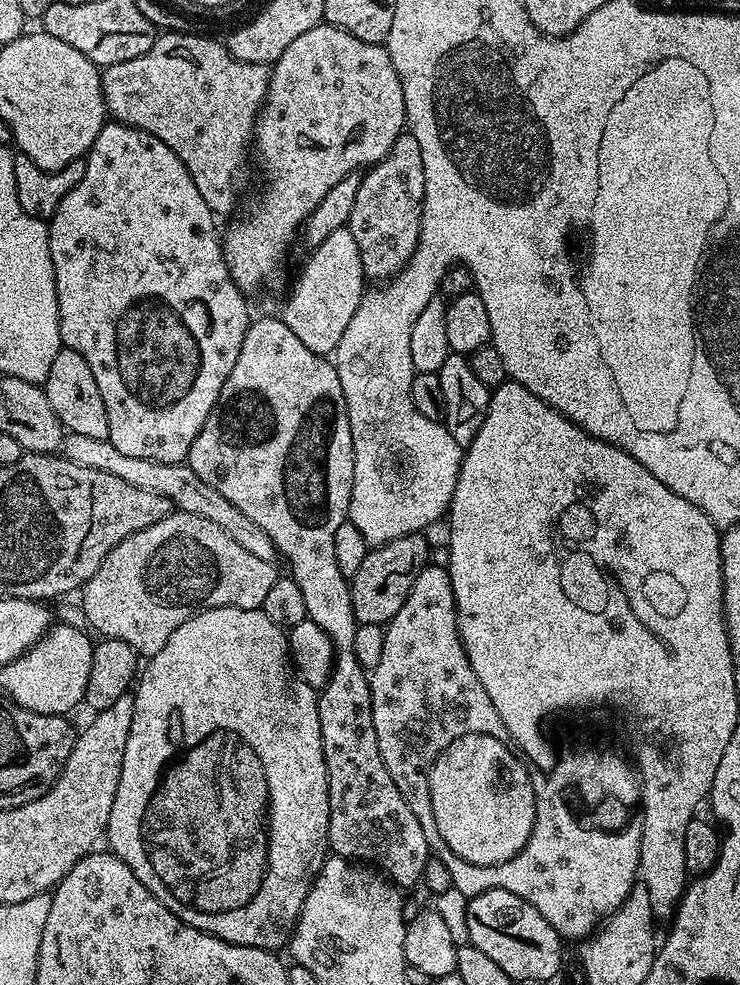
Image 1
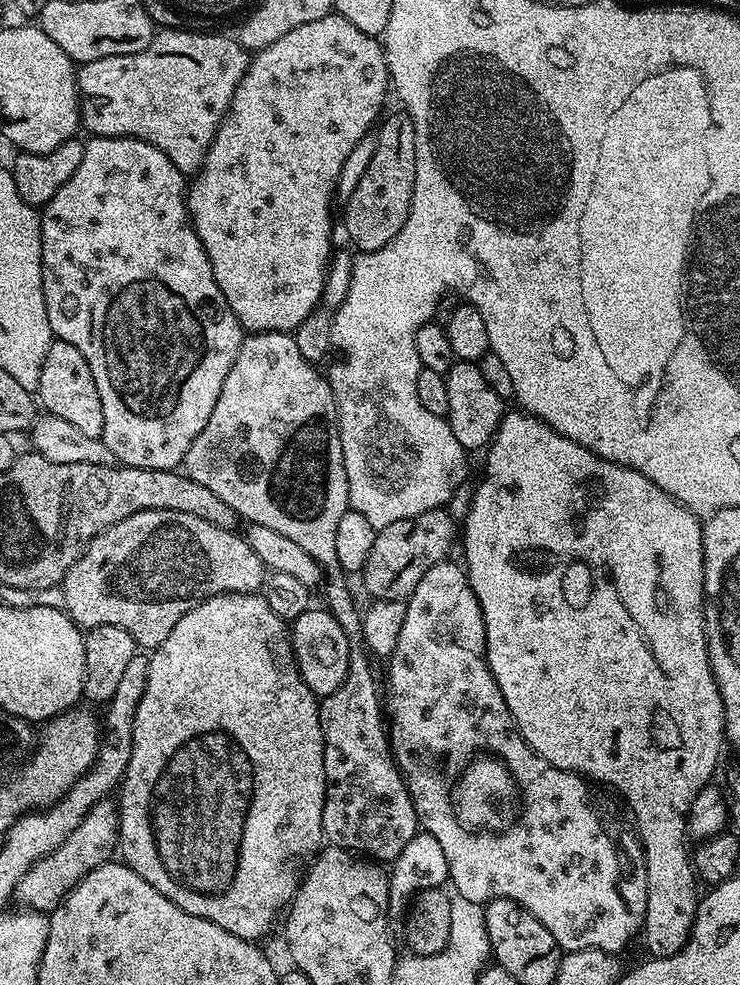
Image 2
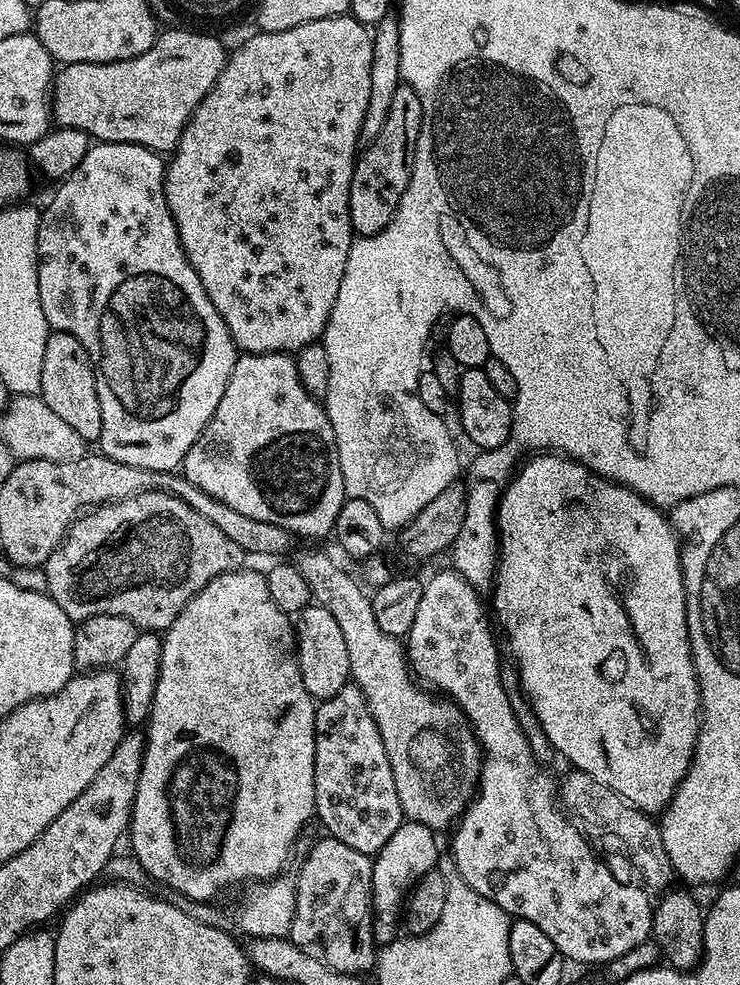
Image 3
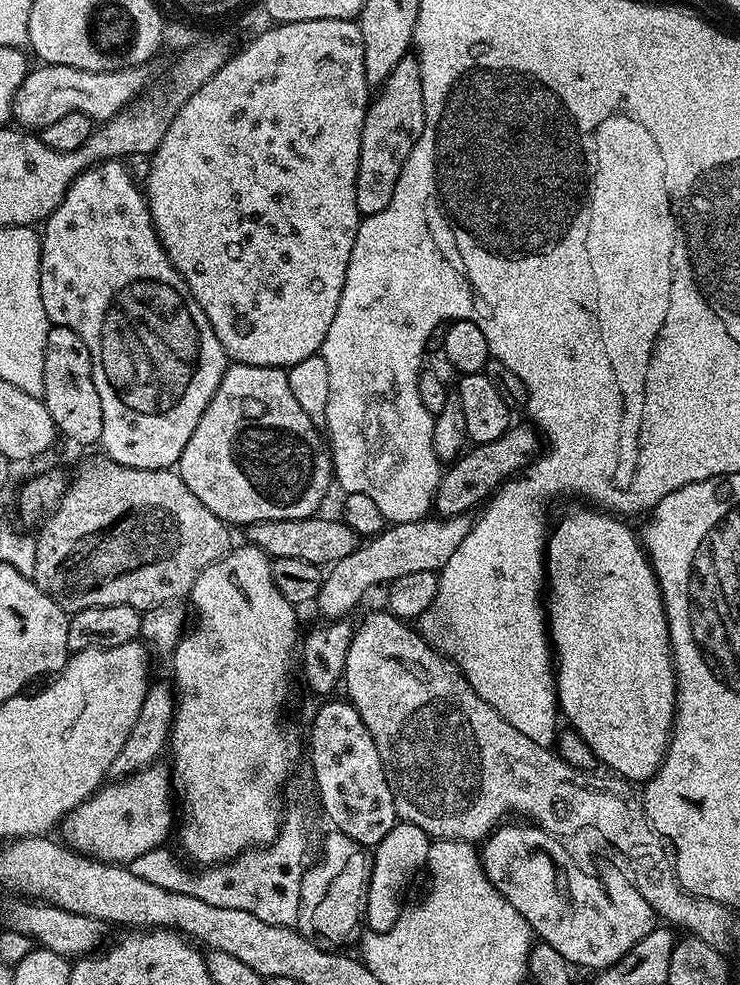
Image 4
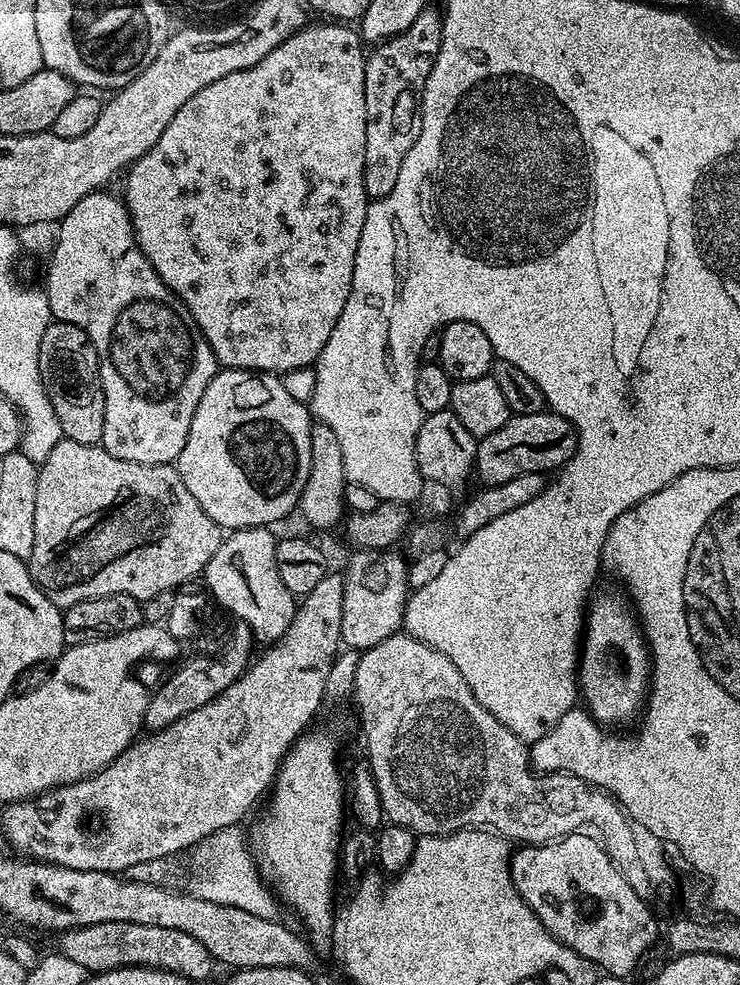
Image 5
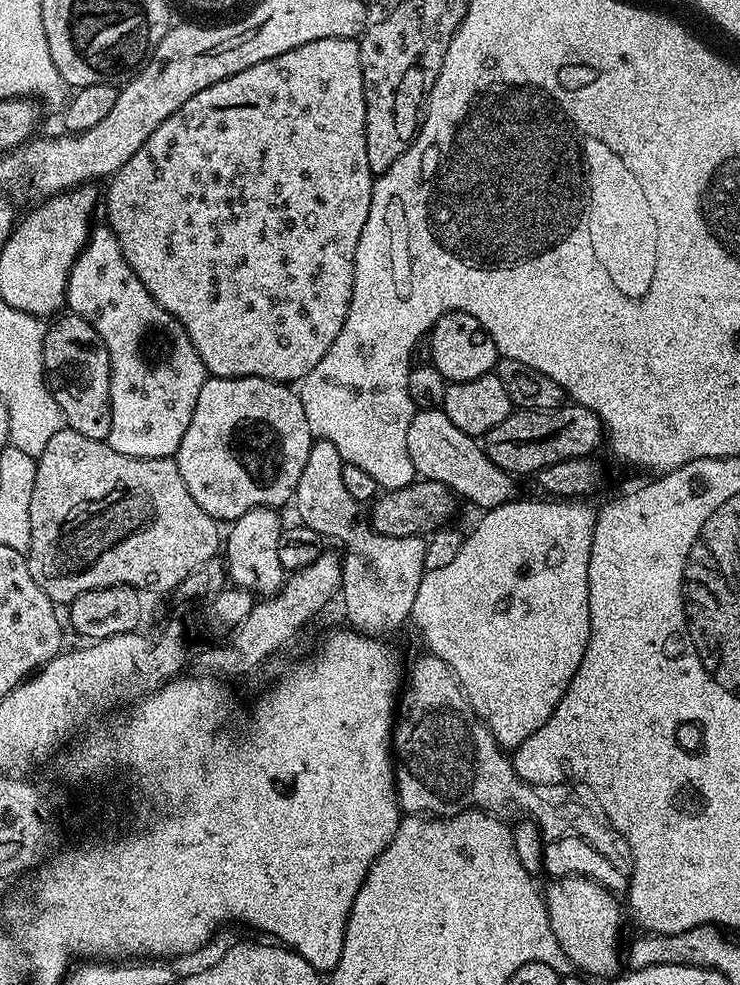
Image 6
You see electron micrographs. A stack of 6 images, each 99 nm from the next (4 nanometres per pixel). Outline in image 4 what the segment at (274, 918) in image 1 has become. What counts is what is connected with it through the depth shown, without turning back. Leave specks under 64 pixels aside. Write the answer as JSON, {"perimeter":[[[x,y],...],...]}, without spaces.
{"perimeter":[[[245,543],[244,548],[233,547],[221,560],[215,560],[194,582],[190,593],[192,608],[200,619],[196,624],[187,629],[184,635],[175,641],[176,649],[172,652],[172,677],[174,685],[174,715],[170,729],[170,752],[172,748],[172,764],[170,763],[170,775],[172,777],[172,790],[175,799],[184,807],[184,825],[179,825],[180,848],[193,860],[196,866],[213,866],[233,860],[245,849],[253,849],[255,846],[270,845],[279,834],[282,817],[282,805],[280,806],[280,787],[288,780],[296,759],[302,752],[302,736],[299,736],[286,721],[280,720],[284,716],[284,703],[288,700],[288,671],[292,668],[292,651],[297,651],[298,636],[296,640],[296,612],[297,609],[274,586],[272,577],[272,560],[262,550],[258,550],[253,544]]]}

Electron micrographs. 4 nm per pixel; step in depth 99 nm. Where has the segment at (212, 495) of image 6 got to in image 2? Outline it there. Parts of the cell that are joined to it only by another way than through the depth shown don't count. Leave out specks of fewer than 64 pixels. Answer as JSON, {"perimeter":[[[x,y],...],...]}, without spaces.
{"perimeter":[[[286,332],[245,335],[238,358],[234,358],[234,366],[230,366],[226,382],[222,382],[222,394],[218,394],[218,402],[214,402],[210,422],[206,422],[206,426],[202,426],[202,434],[194,438],[182,468],[194,482],[218,494],[226,506],[236,511],[241,521],[278,530],[278,534],[298,542],[310,558],[318,561],[321,569],[332,568],[334,572],[326,576],[326,608],[336,616],[344,631],[356,634],[360,631],[362,612],[359,607],[356,609],[356,600],[348,589],[349,577],[336,570],[339,562],[335,553],[335,535],[338,522],[350,508],[340,423],[332,381],[318,369],[315,363],[302,356],[295,335]]]}

